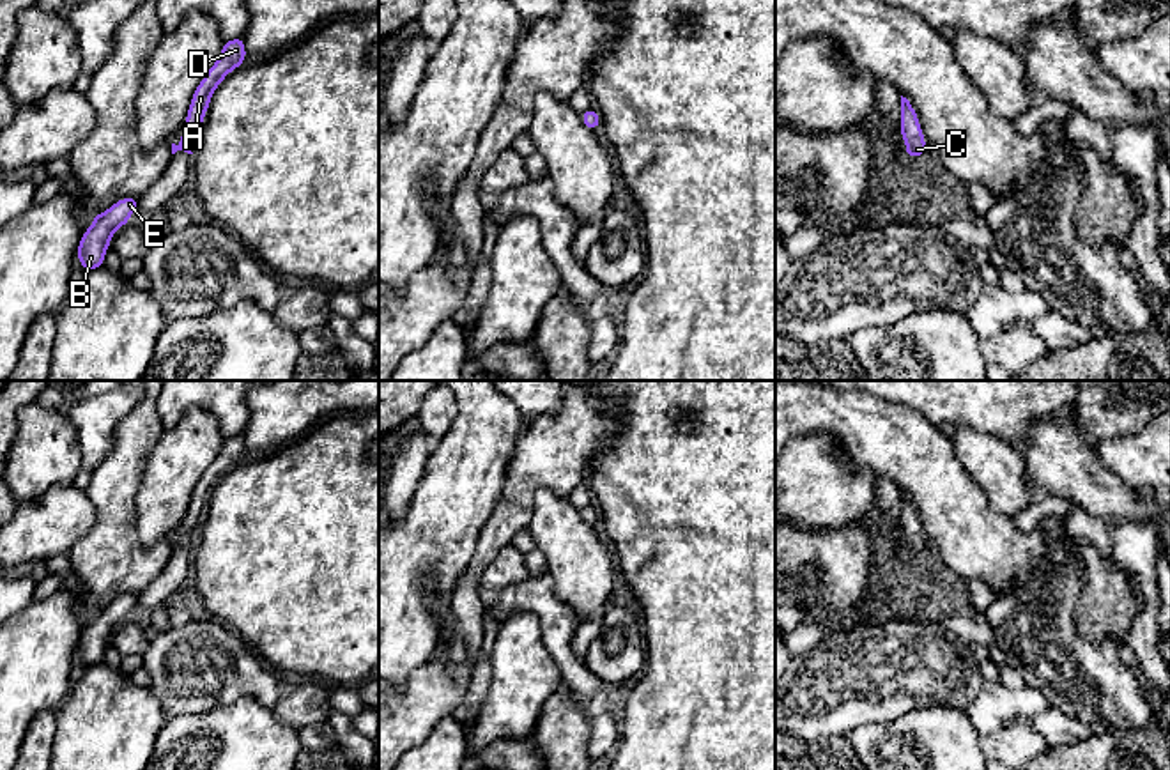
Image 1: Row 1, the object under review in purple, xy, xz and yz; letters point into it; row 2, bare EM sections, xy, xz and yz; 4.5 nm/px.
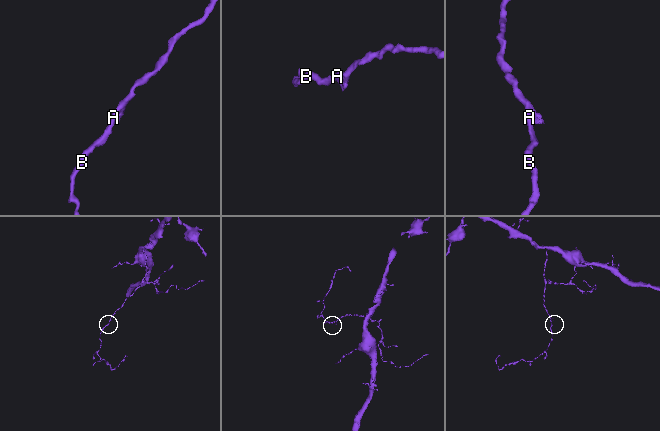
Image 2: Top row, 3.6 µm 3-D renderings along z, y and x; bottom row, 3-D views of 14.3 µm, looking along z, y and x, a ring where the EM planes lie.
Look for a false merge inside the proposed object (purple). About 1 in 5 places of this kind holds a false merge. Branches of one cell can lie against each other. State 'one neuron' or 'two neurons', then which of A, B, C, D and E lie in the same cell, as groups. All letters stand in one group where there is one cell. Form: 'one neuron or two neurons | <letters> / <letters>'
one neuron | A B C D E

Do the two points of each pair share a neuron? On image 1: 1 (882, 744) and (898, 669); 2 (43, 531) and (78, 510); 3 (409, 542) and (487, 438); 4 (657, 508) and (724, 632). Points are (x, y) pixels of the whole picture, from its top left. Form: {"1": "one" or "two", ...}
{"1": "two", "2": "one", "3": "one", "4": "one"}

